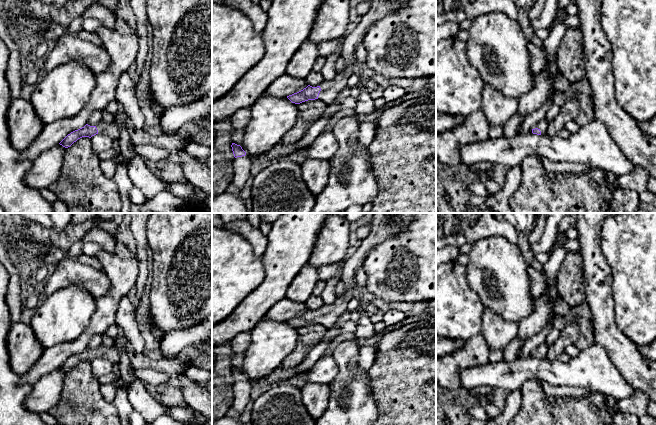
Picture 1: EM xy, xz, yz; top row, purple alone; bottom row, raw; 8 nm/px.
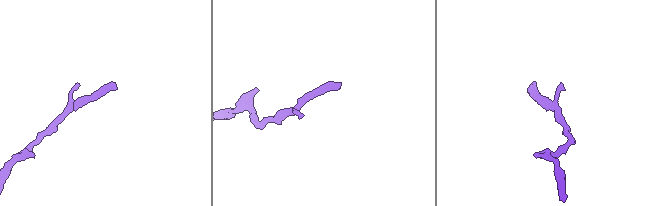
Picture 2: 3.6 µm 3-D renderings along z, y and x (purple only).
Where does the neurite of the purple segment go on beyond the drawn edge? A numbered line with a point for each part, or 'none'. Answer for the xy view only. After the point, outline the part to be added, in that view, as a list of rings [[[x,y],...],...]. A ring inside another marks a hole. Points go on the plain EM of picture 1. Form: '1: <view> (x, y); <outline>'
1: xy (112, 354); [[[100,346],[96,349],[98,358],[104,358],[110,361],[113,365],[117,365],[120,357],[120,350],[115,347]]]

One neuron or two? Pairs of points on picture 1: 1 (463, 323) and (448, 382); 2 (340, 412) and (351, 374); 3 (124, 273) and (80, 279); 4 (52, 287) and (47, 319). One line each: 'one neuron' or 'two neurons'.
1: two neurons
2: one neuron
3: two neurons
4: two neurons

